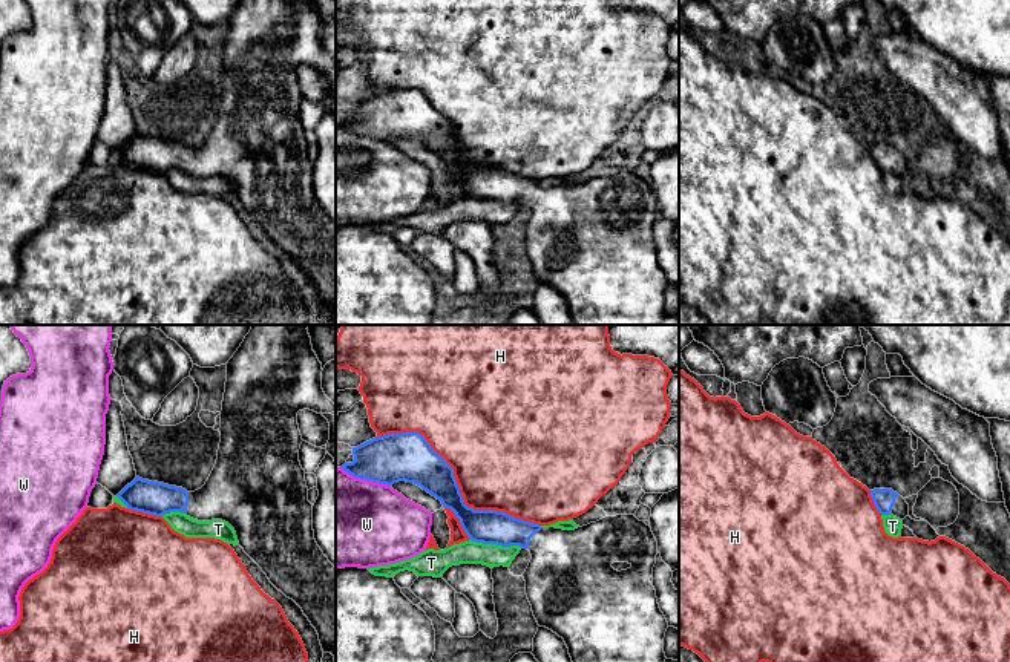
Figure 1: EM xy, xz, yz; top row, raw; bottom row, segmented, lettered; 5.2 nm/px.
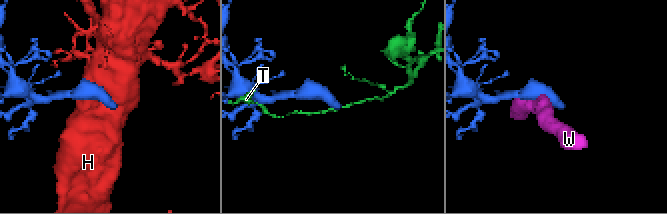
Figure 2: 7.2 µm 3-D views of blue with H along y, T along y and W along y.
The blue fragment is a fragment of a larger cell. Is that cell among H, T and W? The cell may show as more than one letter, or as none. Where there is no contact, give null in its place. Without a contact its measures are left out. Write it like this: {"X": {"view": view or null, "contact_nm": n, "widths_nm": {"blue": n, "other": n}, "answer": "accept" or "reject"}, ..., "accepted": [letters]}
{"H": {"view": "xz", "contact_nm": 1000, "widths_nm": {"blue": 220, "other": 480}, "answer": "reject"}, "T": {"view": "xz", "contact_nm": 280, "widths_nm": {"blue": 180, "other": 130}, "answer": "reject"}, "W": {"view": "xz", "contact_nm": 280, "widths_nm": {"blue": 260, "other": 480}, "answer": "reject"}, "accepted": []}

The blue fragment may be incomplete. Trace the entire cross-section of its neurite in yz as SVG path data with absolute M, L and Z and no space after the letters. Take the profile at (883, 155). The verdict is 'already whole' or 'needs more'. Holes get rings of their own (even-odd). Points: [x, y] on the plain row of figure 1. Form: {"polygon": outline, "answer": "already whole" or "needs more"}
{"polygon": "M892 146L871 147L872 158L881 172L894 172L900 176L909 173L909 161Z", "answer": "needs more"}

